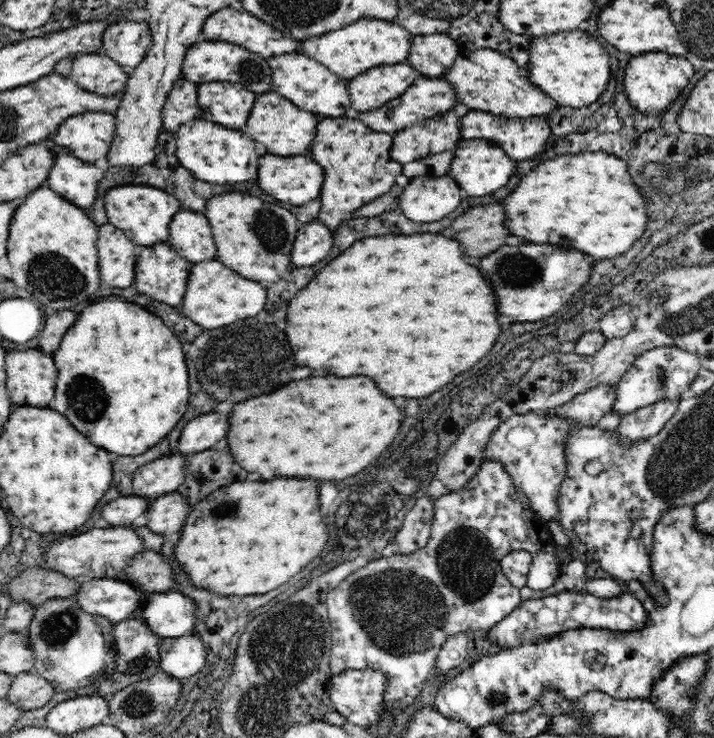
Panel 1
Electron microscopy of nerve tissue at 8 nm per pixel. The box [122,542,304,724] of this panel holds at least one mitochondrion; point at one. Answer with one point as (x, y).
(144, 662)

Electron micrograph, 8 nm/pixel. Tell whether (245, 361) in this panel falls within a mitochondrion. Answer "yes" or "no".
yes

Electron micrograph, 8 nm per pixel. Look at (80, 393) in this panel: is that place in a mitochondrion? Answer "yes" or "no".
yes

